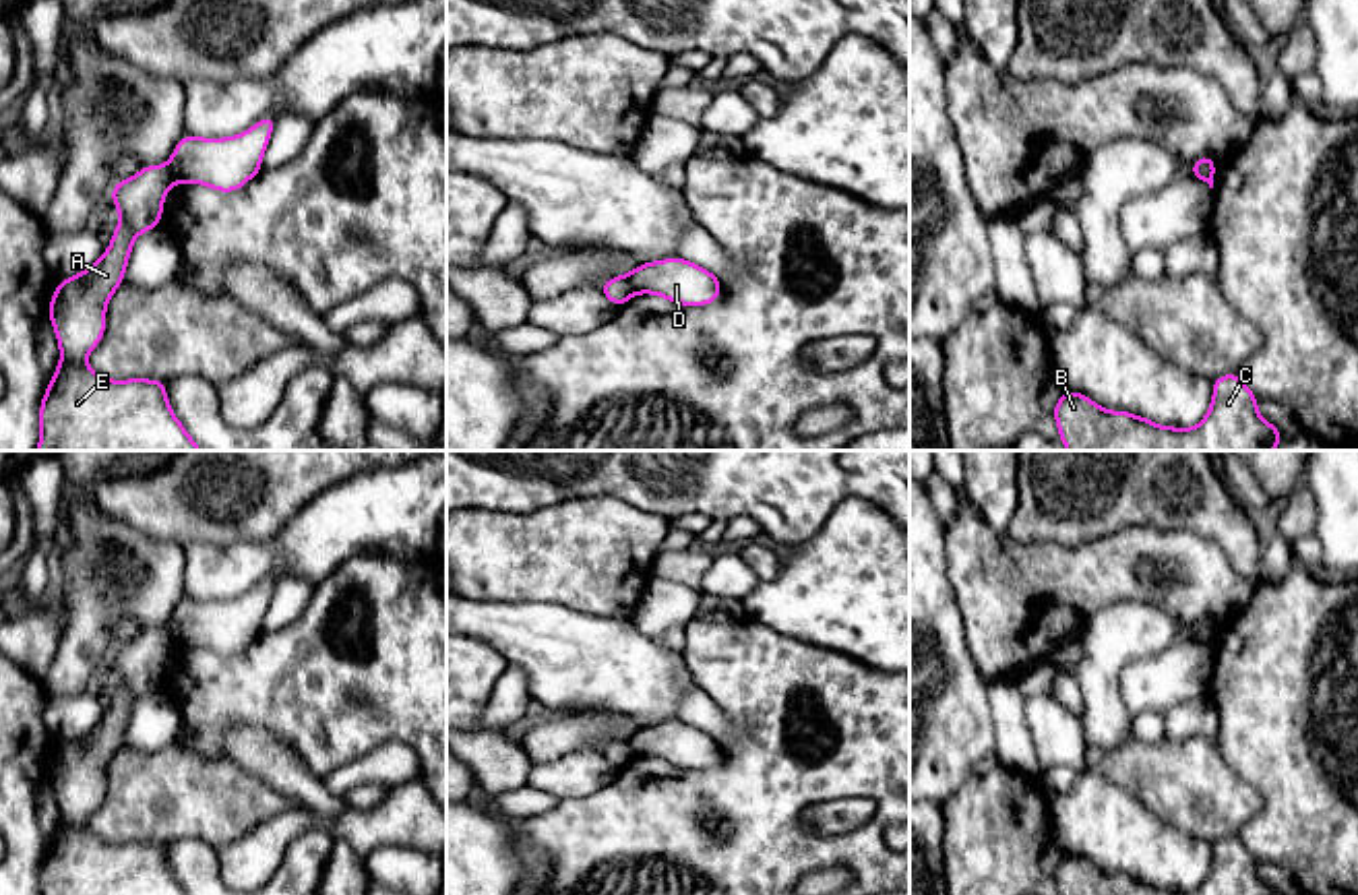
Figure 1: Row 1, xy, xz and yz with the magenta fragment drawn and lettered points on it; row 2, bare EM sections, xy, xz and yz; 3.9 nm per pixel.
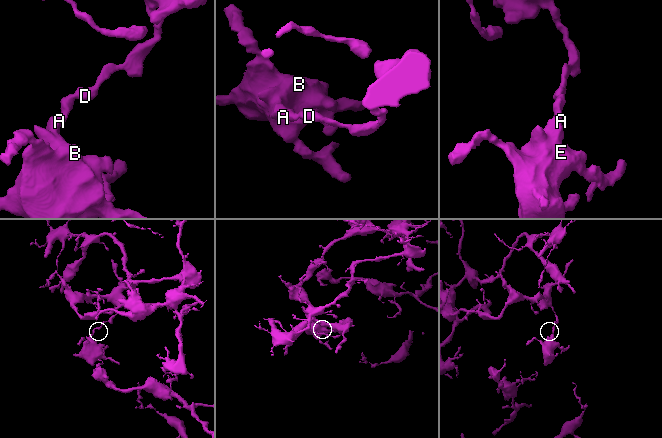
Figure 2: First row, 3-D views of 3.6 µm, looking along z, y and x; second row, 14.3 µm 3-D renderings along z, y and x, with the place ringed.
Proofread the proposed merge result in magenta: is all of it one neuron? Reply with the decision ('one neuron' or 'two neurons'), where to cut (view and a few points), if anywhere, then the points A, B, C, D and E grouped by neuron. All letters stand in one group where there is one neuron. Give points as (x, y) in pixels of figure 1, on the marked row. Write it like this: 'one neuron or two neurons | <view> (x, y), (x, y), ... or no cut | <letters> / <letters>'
two neurons | xy (166, 166), (172, 182) | A B C E / D

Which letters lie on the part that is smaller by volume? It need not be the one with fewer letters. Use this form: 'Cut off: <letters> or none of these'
Cut off: A, B, C, E

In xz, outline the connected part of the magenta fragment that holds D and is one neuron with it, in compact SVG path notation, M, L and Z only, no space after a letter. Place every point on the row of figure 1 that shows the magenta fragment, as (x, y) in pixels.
M680 256L645 263L626 277L635 294L657 294L684 306L713 304L721 291L713 273Z

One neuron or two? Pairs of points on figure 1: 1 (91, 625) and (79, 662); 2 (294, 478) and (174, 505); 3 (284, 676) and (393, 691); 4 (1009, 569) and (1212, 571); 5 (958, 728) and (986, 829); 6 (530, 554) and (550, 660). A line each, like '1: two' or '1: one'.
1: one
2: one
3: one
4: one
5: two
6: two

